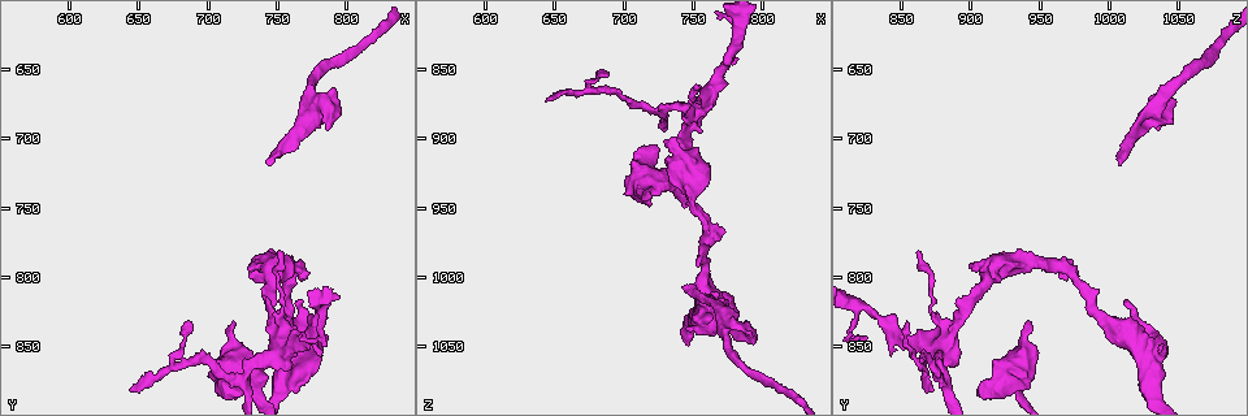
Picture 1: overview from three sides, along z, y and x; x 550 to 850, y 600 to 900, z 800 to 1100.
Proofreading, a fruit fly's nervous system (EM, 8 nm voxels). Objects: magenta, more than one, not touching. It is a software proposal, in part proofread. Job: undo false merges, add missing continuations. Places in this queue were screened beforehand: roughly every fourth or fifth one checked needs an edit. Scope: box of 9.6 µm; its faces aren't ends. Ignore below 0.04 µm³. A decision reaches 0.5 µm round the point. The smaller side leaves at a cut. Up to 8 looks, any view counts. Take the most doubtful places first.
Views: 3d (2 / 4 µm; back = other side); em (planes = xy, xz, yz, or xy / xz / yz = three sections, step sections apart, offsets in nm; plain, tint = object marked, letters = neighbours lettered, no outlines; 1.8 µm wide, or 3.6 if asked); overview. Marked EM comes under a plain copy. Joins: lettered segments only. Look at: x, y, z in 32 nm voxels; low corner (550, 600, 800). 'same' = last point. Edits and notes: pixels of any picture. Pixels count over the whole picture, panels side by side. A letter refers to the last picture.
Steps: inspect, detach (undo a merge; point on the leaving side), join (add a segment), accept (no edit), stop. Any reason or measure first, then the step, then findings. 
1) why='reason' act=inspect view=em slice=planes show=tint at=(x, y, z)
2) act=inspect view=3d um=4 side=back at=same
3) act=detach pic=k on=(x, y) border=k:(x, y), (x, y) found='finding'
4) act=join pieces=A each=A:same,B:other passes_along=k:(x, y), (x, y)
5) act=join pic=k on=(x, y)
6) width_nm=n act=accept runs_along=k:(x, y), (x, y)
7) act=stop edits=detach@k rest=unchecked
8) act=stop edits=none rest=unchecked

why='free end' act=inspect view=3d um=4 side=back at=(746, 720, 1006)

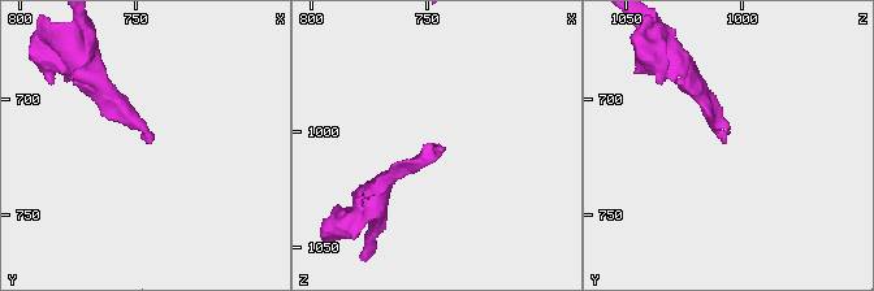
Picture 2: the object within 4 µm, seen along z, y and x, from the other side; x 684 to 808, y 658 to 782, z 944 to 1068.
why='shape alone is not enough' act=inspect view=em um=3.6 slice=planes show=letters at=(744, 719, 1006)

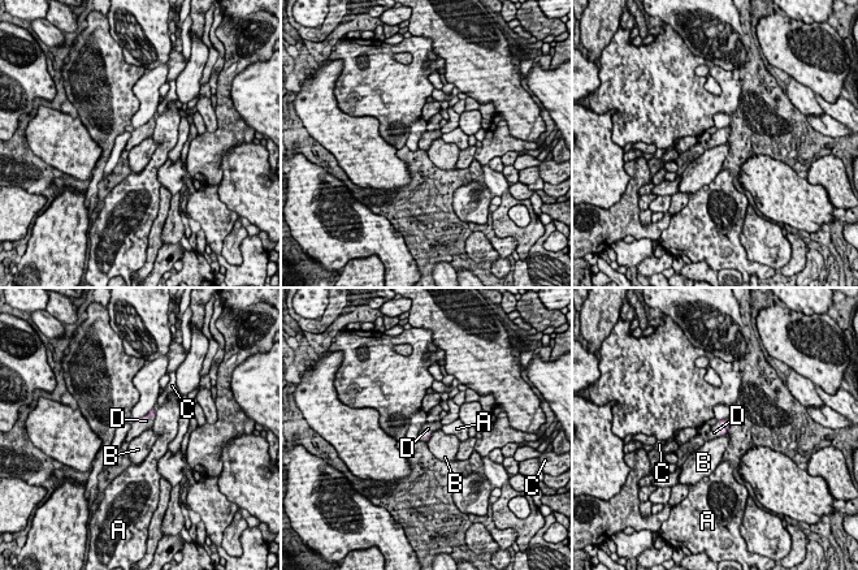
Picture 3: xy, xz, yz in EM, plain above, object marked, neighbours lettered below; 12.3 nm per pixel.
act=join pieces=D each=A:other,B:other,C:other,D:same passes_along=3:(723, 424), (719, 430), (714, 432) found='the cell continues'

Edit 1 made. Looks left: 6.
why='abrupt turn' act=inspect view=3d um=2 at=(750, 852, 882)

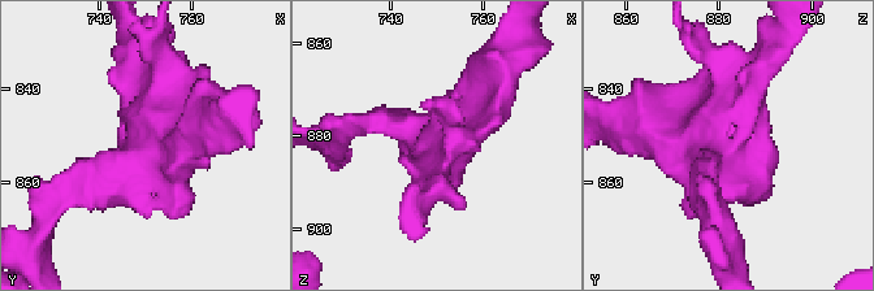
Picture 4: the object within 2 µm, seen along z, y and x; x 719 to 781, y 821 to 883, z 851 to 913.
act=inspect view=em slice=planes show=tint at=(750, 850, 881)

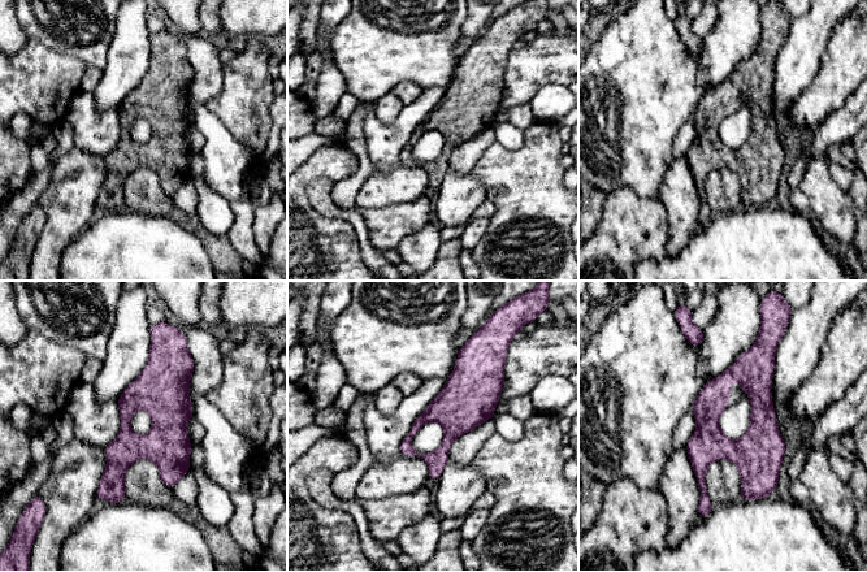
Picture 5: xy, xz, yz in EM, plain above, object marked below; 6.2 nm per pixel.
why='see the neighbours' act=inspect view=em slice=planes show=letters at=same

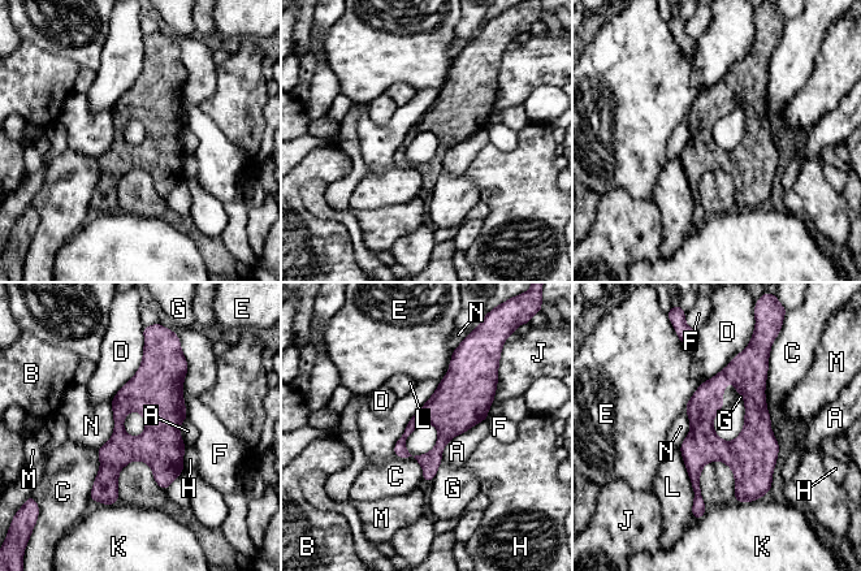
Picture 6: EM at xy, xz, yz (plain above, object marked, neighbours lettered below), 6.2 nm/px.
act=accept each=A:other,B:other,C:other,D:other,E:other,F:other,G:other,H:other,J:other,K:other,L:other,M:other,N:other runs_along=6:(150, 351), (150, 379), (119, 414), (108, 501) found='all the same cell'

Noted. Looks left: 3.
why='free end' act=inspect view=em slice=planes show=letters at=(790, 662, 1038)

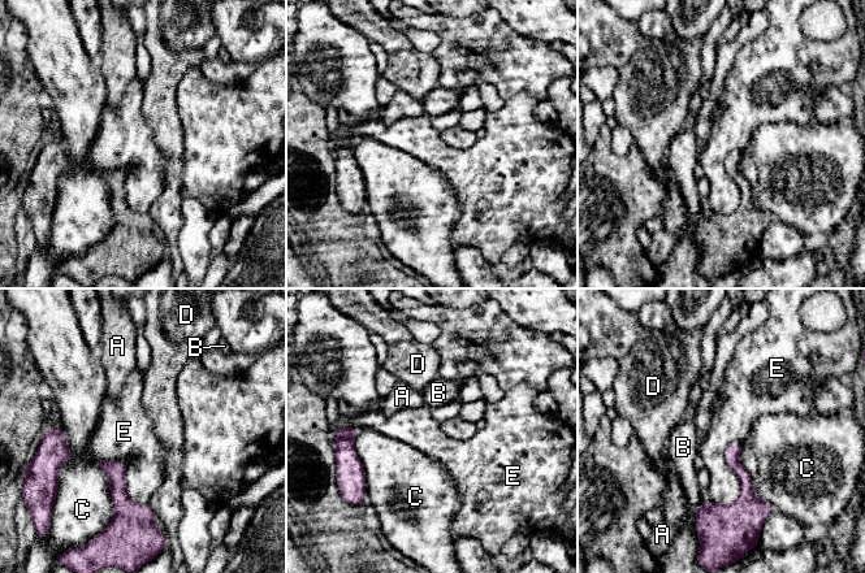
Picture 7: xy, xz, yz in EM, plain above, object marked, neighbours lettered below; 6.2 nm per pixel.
act=accept each=A:other,B:other,C:other,D:other,E:other border=7:(739, 441), (740, 494), (717, 504) found='no lettered segment goes on from it'

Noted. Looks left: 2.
act=stop edits=join@3 rest=unchecked

